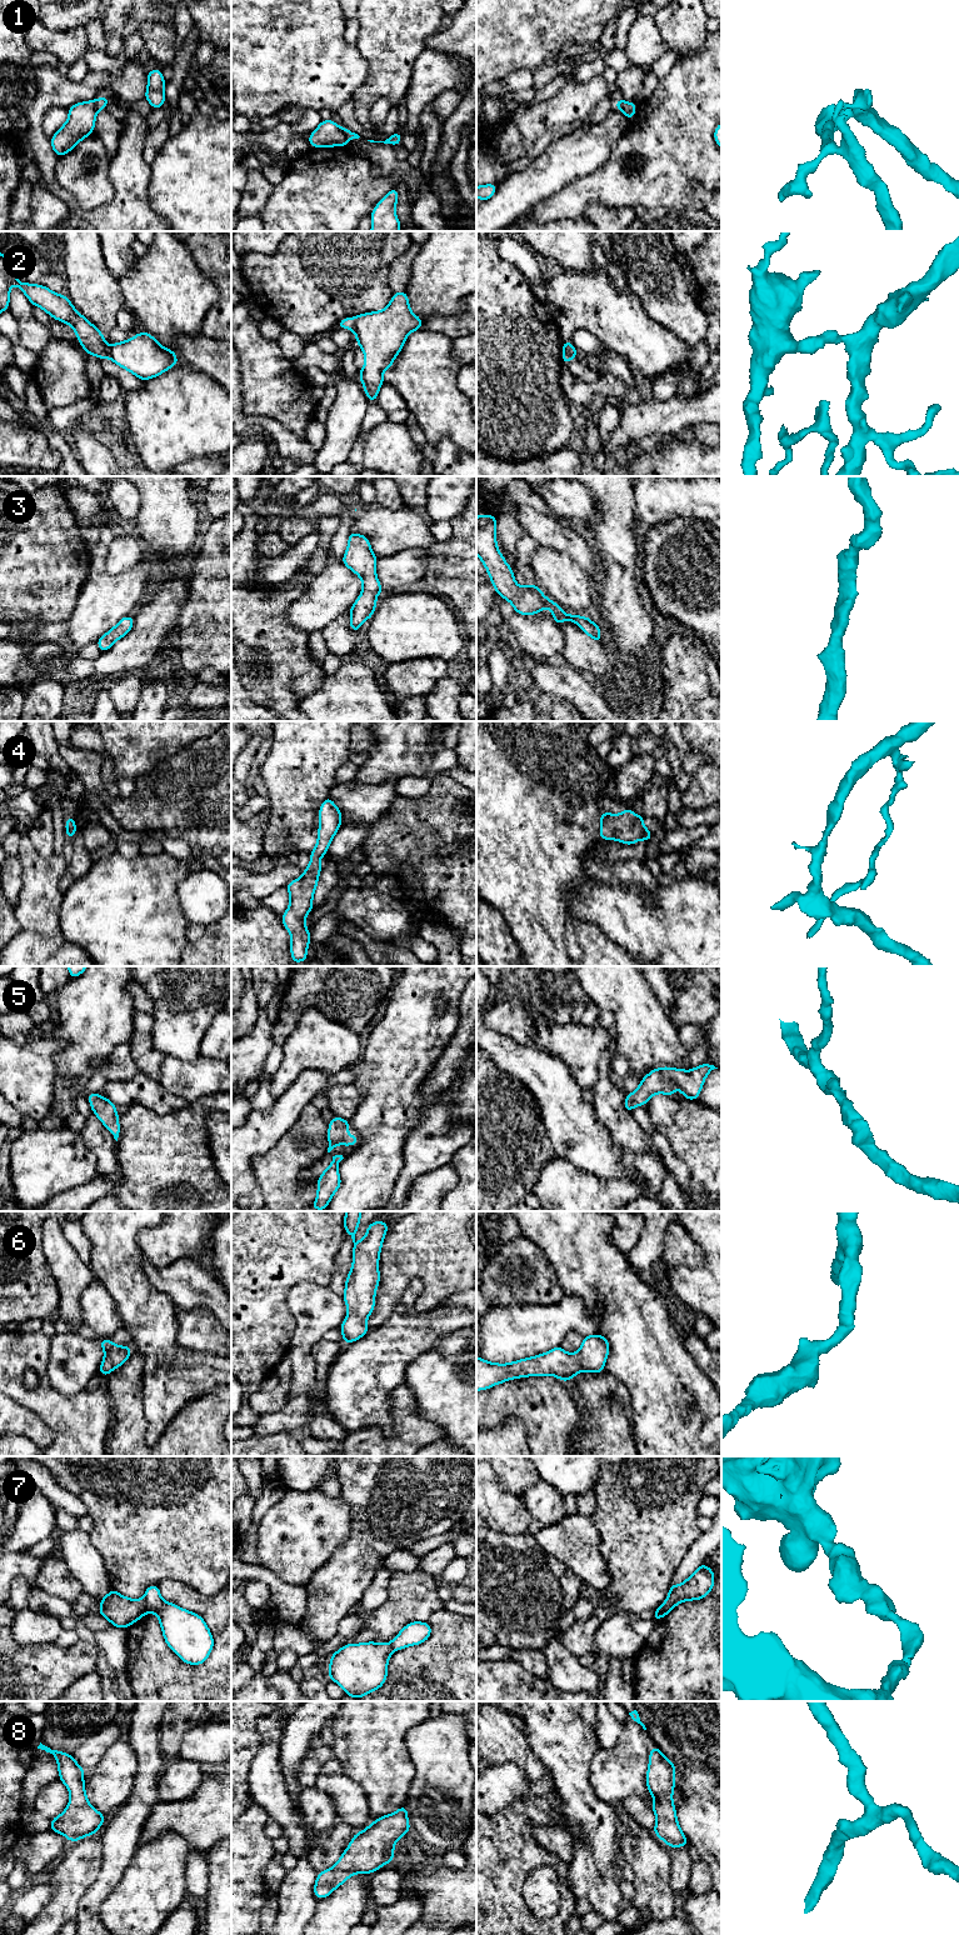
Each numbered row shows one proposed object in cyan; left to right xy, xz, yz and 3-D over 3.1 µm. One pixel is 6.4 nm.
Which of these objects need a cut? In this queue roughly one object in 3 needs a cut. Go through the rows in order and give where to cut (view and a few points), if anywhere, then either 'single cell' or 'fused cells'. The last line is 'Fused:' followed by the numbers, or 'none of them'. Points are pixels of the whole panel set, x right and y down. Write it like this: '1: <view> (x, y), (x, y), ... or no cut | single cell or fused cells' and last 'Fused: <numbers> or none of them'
1: xy (94, 100), (99, 109) | fused cells
2: yz (563, 353), (568, 350), (573, 356) | fused cells
3: no cut | single cell
4: no cut | single cell
5: no cut | single cell
6: no cut | single cell
7: xy (143, 1600), (146, 1610) | fused cells
8: no cut | single cell
Fused: 1, 2, 7

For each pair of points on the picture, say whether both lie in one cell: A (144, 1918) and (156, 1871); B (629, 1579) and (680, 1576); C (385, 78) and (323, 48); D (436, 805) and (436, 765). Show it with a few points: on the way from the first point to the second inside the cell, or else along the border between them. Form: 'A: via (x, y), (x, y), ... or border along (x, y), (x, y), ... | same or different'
A: via (144, 1906), (144, 1899), (154, 1883) | same
B: border along (688, 1550), (670, 1581) | different
C: border along (356, 45), (368, 64), (368, 74), (353, 94) | different
D: border along (438, 773), (431, 779) | different

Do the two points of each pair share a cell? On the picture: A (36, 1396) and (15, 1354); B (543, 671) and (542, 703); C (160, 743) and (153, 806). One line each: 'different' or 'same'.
A: same
B: different
C: different

